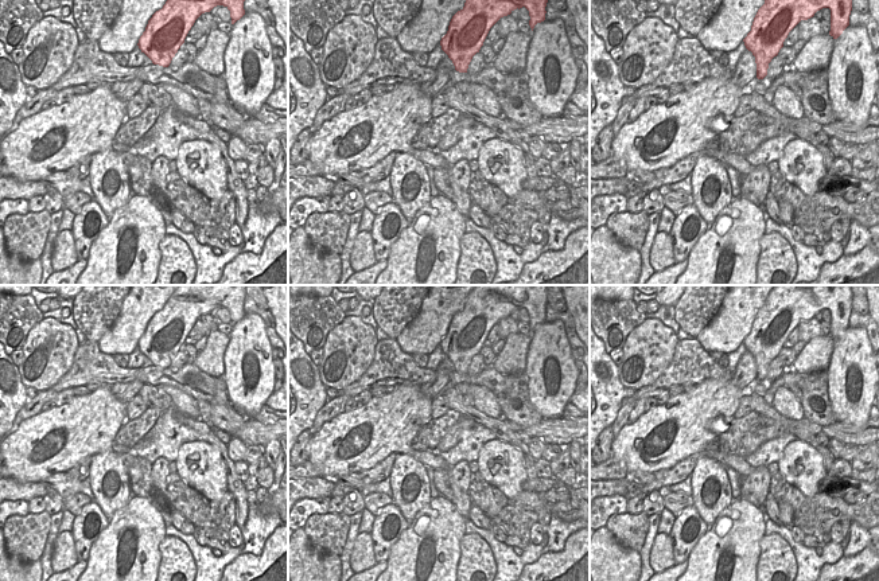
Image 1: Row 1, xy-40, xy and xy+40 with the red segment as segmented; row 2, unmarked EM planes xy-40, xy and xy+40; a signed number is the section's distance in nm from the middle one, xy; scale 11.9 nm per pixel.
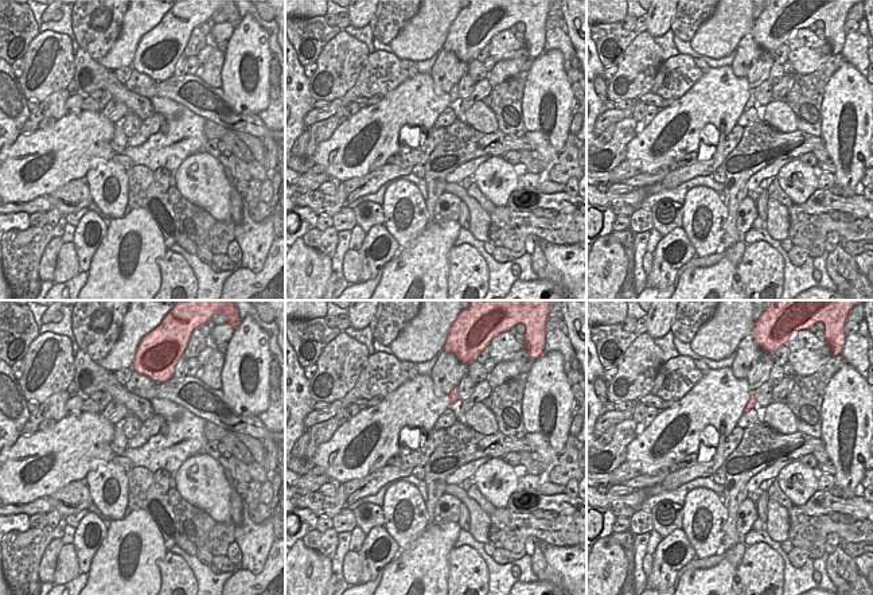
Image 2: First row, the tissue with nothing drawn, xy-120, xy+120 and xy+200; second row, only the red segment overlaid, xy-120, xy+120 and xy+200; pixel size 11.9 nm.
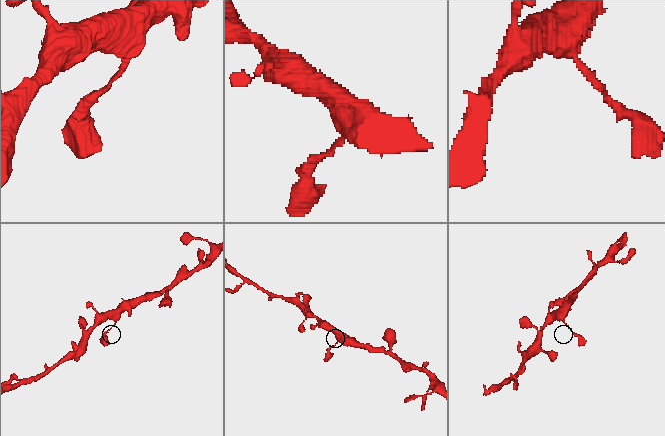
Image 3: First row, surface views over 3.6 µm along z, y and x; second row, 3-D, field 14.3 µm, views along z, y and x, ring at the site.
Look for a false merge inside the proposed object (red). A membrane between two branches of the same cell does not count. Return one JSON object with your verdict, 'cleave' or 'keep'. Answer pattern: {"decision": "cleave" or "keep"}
{"decision": "keep"}

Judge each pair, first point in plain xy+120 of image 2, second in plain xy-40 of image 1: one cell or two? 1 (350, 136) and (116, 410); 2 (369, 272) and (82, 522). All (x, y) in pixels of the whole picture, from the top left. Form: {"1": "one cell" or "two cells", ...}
{"1": "one cell", "2": "one cell"}

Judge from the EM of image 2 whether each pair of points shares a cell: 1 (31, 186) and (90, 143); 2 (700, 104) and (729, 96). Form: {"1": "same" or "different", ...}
{"1": "same", "2": "same"}

